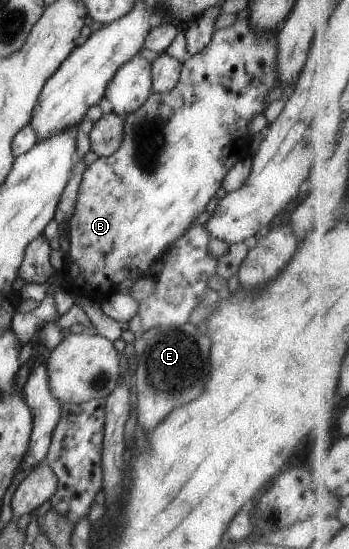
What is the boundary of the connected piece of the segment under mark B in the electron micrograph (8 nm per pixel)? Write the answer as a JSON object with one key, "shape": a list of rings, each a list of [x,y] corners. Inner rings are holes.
{"shape":[[[247,17],[244,21],[237,21],[229,27],[215,30],[212,40],[203,51],[185,58],[182,63],[180,78],[173,89],[170,89],[168,92],[153,91],[139,109],[124,116],[124,132],[120,146],[115,150],[115,153],[112,153],[110,156],[101,156],[86,167],[79,185],[77,206],[67,222],[70,249],[66,255],[65,263],[61,267],[61,273],[71,280],[72,294],[77,293],[77,289],[89,293],[89,287],[93,287],[95,293],[105,293],[109,289],[109,285],[119,287],[125,279],[131,279],[135,283],[143,276],[153,276],[153,274],[150,274],[151,265],[161,259],[167,253],[170,245],[177,241],[185,233],[185,230],[191,227],[193,221],[200,213],[205,211],[207,203],[216,195],[217,190],[222,187],[221,183],[223,183],[223,179],[225,179],[225,175],[227,175],[231,167],[238,161],[252,155],[248,123],[251,117],[262,113],[266,109],[269,104],[265,103],[265,97],[267,97],[268,91],[277,85],[276,61],[278,53],[276,35],[279,29],[281,29],[281,24],[275,32],[259,34],[251,29]]]}

